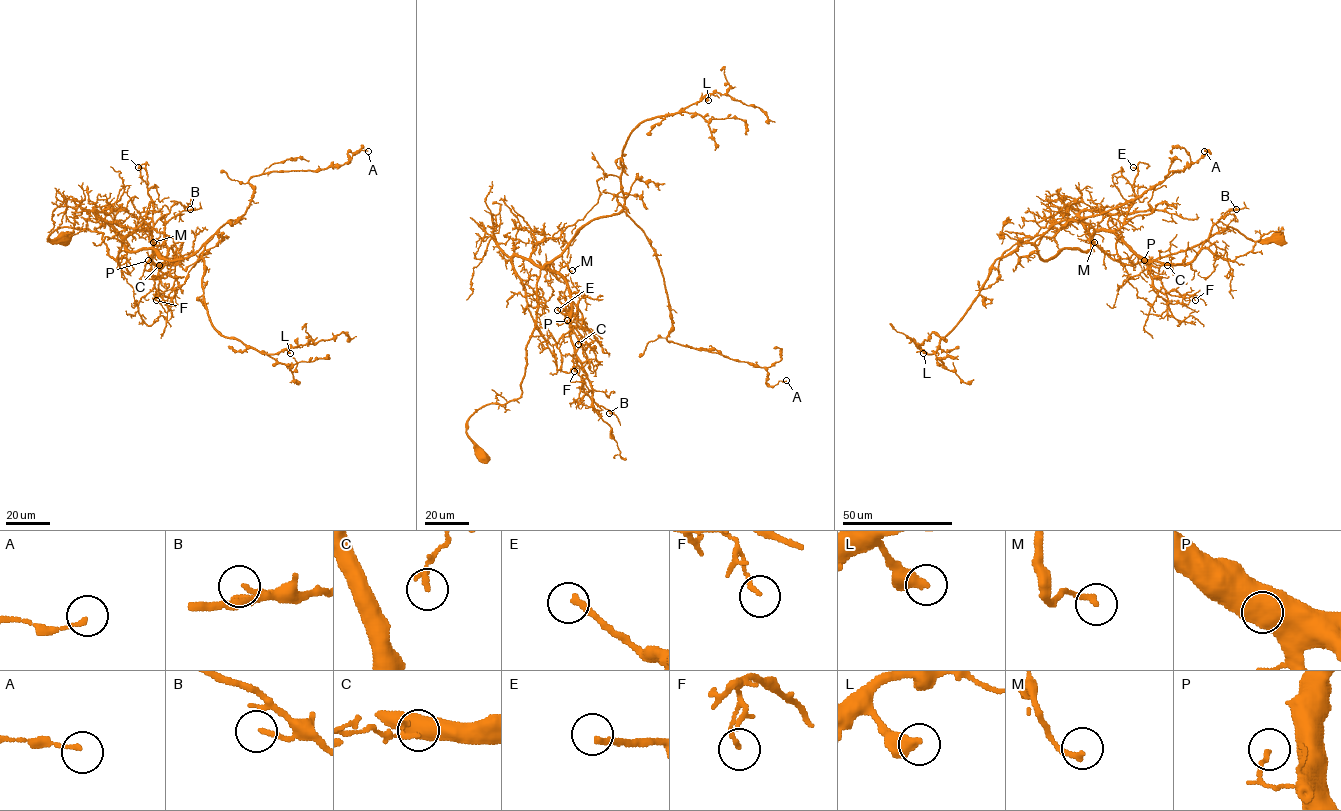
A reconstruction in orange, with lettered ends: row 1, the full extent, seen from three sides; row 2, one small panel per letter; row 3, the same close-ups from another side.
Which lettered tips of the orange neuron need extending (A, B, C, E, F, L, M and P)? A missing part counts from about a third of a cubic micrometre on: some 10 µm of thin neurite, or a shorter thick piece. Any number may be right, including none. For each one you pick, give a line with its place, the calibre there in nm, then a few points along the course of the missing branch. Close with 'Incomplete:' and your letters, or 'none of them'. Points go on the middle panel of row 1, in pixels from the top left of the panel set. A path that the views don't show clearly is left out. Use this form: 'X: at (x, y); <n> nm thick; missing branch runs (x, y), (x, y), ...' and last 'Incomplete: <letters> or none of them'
Incomplete: none of them

